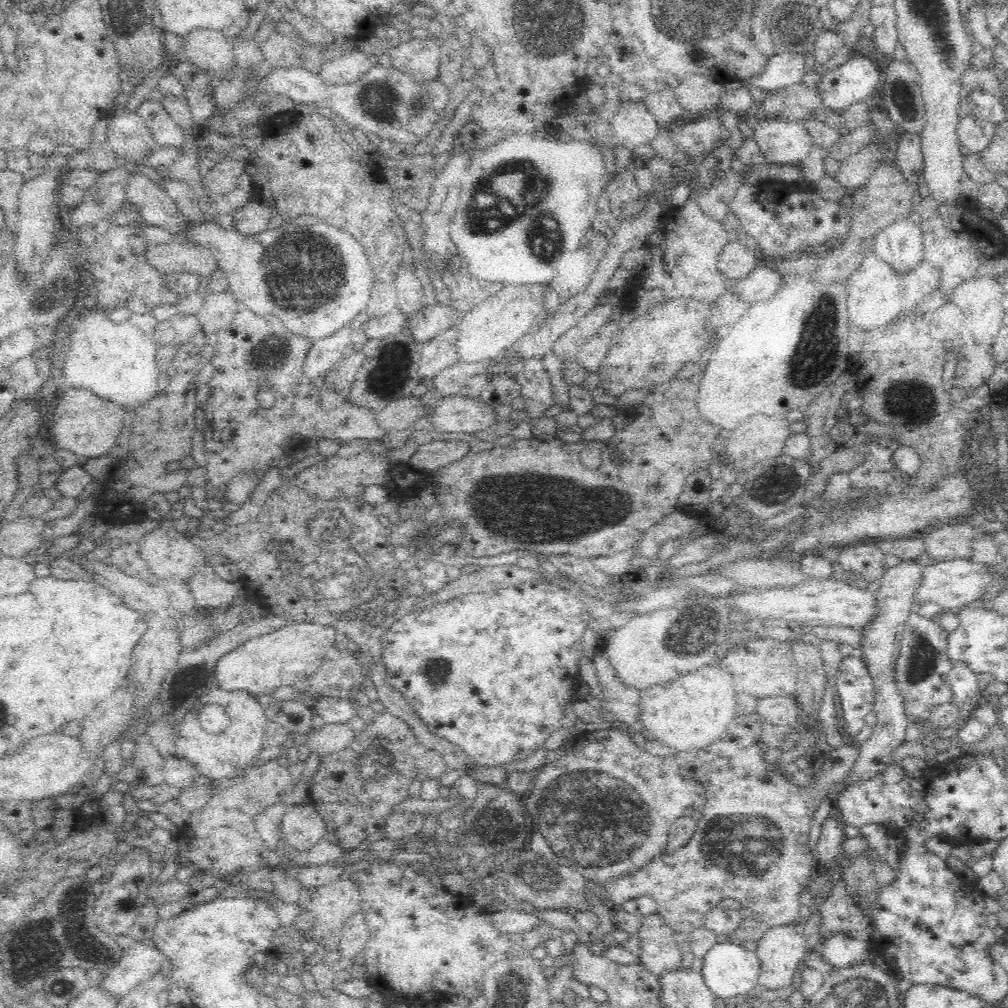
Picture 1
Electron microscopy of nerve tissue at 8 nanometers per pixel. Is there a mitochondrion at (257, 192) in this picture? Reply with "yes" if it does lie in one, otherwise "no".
no

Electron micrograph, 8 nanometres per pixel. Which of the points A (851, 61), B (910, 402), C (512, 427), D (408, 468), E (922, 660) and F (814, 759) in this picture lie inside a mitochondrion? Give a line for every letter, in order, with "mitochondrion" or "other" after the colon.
A: other
B: mitochondrion
C: other
D: other
E: mitochondrion
F: other

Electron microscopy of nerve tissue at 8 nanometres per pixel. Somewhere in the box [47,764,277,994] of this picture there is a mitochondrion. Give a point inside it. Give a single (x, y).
(83, 944)

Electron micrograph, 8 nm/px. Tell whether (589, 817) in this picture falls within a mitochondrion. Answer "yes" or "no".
yes

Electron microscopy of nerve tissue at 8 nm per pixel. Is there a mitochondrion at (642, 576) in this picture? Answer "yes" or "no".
no

